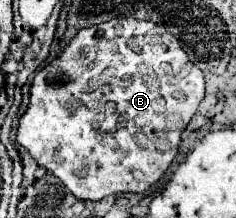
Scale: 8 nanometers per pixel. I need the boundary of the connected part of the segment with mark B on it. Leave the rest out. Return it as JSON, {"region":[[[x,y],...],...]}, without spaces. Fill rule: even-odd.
{"region":[[[121,16],[121,18],[113,18],[113,20],[109,20],[105,24],[99,24],[99,26],[83,28],[65,46],[61,56],[57,56],[41,72],[37,72],[37,76],[33,80],[33,86],[31,86],[29,108],[27,108],[27,112],[19,120],[17,142],[31,154],[31,158],[41,168],[45,168],[47,172],[57,176],[77,200],[93,200],[95,202],[95,200],[101,200],[105,196],[113,196],[113,194],[121,194],[121,192],[145,192],[151,184],[155,184],[159,178],[163,178],[163,174],[171,166],[171,162],[173,162],[173,158],[177,154],[179,142],[181,142],[181,132],[187,128],[187,124],[195,116],[195,112],[197,112],[197,108],[199,108],[203,98],[205,98],[205,78],[203,78],[203,72],[187,58],[185,50],[181,48],[181,44],[177,42],[177,38],[173,34],[169,34],[159,24]]]}

